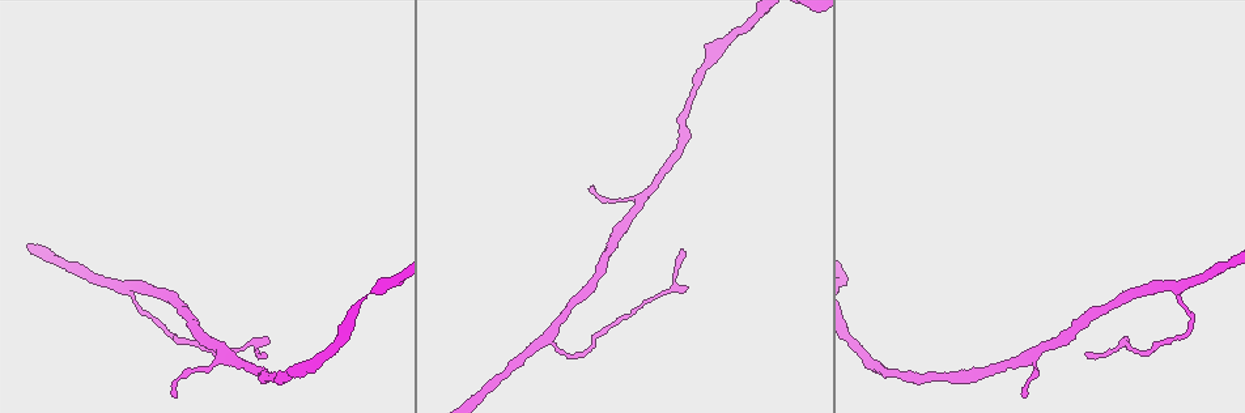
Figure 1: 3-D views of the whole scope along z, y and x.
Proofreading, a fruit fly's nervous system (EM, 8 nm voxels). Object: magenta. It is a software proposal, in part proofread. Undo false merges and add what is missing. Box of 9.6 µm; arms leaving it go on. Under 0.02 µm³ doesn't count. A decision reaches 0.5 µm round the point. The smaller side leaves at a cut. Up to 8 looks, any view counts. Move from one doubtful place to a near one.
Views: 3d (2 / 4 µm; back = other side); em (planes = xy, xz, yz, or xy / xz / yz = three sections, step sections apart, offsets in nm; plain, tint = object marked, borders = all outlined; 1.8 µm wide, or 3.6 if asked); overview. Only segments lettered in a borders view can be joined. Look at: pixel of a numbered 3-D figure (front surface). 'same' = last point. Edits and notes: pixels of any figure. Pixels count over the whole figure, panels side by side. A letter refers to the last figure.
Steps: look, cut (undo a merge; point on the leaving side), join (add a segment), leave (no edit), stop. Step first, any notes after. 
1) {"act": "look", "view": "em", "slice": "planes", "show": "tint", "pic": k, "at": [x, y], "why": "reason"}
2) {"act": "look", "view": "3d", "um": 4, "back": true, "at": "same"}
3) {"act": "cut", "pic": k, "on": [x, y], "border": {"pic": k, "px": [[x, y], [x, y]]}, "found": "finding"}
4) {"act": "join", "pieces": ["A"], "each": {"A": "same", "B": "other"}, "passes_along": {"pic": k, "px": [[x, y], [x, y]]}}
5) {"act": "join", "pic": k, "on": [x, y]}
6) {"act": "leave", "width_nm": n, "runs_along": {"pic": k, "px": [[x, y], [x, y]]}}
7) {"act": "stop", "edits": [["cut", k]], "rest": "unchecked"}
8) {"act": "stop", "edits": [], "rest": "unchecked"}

{"act": "look", "view": "em", "slice": "planes", "show": "borders", "pic": 1, "at": [546, 337], "why": "three arms meet"}

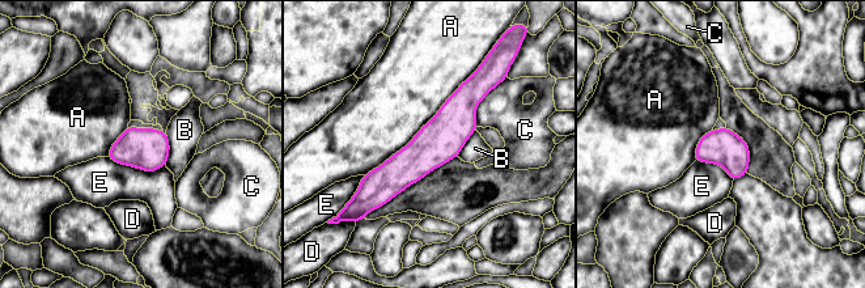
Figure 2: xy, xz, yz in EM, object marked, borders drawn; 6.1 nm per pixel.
{"act": "leave", "each": {"A": "other", "B": "other", "C": "other", "D": "other", "E": "other"}, "border": {"pic": 2, "px": [[476, 68], [403, 147], [363, 174]]}, "found": "all the same neuron"}

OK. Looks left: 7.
{"act": "look", "view": "em", "slice": "yz", "step": 16, "show": "tint", "pic": 1, "at": [262, 355]}

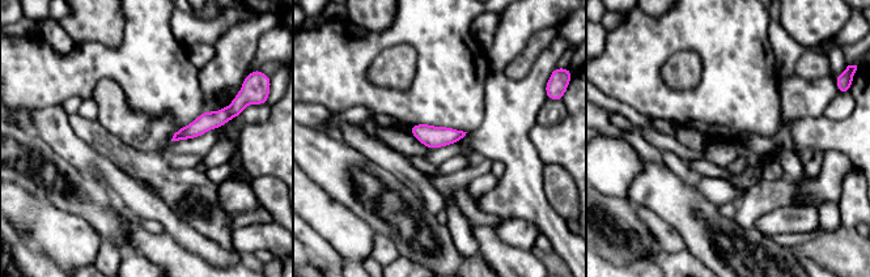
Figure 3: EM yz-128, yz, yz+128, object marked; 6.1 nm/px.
{"act": "look", "view": "em", "slice": "yz", "step": 16, "show": "borders", "at": "same"}

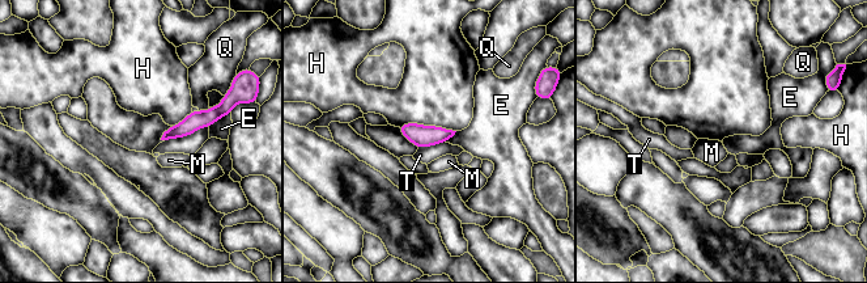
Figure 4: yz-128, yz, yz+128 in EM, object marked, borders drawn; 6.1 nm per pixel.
{"act": "leave", "each": {"E": "other", "H": "other", "M": "other", "Q": "other", "T": "other"}, "border": {"pic": 4, "px": [[208, 126], [190, 135], [165, 140]]}, "found": "none of them fits"}

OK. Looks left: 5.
{"act": "look", "view": "3d", "um": 4, "back": true, "pic": 1, "at": [1022, 396], "why": "tapers out"}

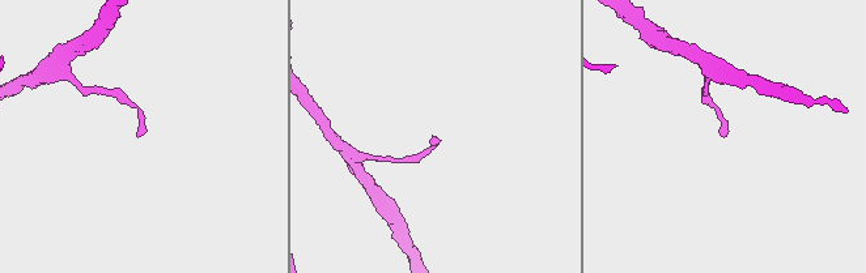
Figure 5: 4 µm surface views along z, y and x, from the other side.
{"act": "look", "view": "em", "slice": "xy", "step": 8, "show": "borders", "pic": 5, "at": [429, 140]}

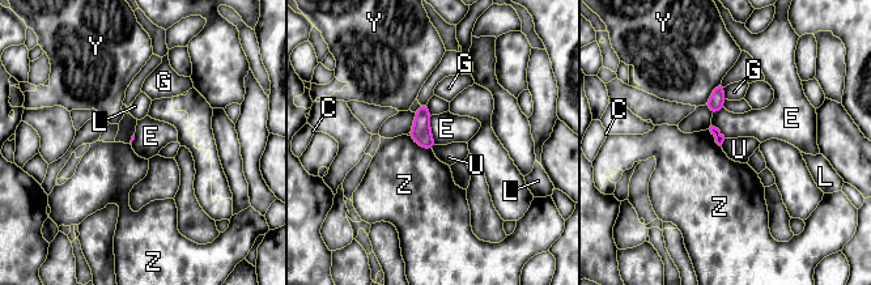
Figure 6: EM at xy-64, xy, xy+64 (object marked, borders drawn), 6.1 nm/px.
{"act": "leave", "each": {"C": "other", "E": "other", "G": "other", "L": "other", "U": "other", "Y": "other", "Z": "other"}, "border": {"pic": 6, "px": [[430, 115], [430, 134], [436, 144]]}, "found": "no lettered segment goes on from it"}

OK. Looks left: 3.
{"act": "stop", "edits": [], "rest": "unchecked"}

